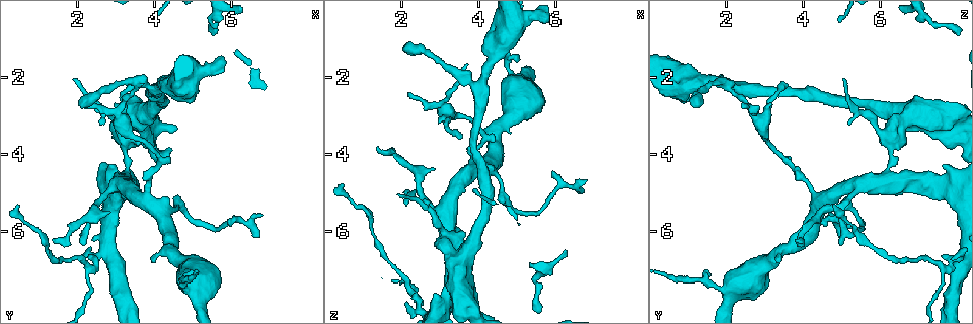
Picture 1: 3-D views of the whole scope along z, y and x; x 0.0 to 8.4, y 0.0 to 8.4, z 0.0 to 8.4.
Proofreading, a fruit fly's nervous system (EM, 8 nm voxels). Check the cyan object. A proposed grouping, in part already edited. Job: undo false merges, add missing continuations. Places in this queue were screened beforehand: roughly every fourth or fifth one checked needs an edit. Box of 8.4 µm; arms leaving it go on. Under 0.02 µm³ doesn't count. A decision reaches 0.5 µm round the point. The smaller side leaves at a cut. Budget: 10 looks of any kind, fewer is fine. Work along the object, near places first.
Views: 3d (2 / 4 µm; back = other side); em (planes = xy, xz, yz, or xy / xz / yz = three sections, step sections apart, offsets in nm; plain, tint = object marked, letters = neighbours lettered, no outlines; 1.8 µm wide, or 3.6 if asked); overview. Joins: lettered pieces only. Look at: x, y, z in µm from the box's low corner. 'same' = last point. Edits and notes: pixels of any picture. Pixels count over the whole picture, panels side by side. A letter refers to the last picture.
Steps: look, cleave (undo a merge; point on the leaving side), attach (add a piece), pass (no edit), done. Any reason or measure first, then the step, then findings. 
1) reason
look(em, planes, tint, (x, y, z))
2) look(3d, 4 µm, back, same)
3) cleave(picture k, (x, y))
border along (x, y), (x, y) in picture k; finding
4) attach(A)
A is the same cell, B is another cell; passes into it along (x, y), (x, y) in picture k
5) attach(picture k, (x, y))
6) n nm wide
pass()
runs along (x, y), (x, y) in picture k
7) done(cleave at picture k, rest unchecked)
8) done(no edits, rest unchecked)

an open end
look(3d, 4 µm, (1.40, 6.25, 3.80))

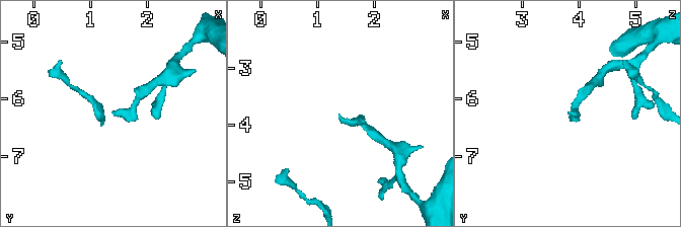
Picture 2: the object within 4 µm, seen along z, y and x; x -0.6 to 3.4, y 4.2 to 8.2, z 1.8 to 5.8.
look(em, 3.6 µm, planes, letters, (1.35, 6.20, 3.90))

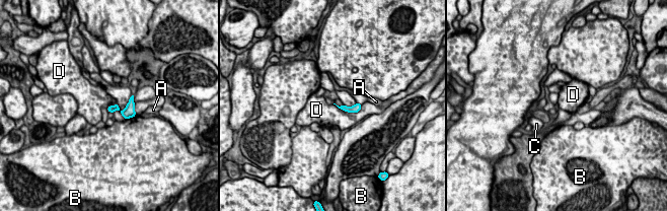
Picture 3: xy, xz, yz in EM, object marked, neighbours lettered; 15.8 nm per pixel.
pass()
A, B, C and D are other cells; border along (334, 103), (348, 112), (362, 106) in picture 3; no lettered piece goes on from it

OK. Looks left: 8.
sudden change in width
look(em, planes, letters, (2.35, 6.95, 7.70))

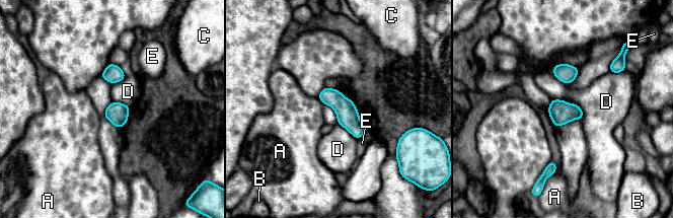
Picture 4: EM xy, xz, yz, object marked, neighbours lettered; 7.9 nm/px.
170 nm wide
pass()
A, B, C, D and E are other cells; border along (338, 123), (357, 139) in picture 4; all the same cell

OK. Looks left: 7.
abrupt turn
look(em, 3.6 µm, planes, letters, (6.10, 5.75, 4.80))

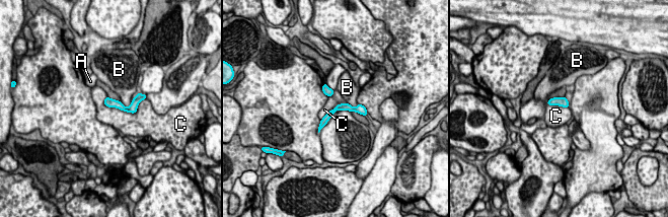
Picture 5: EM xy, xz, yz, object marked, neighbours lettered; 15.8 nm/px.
pass()
A, B and C are other cells; continuous, no second cell

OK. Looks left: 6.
free end
look(em, 3.6 µm, planes, letters, (2.05, 2.75, 1.25))

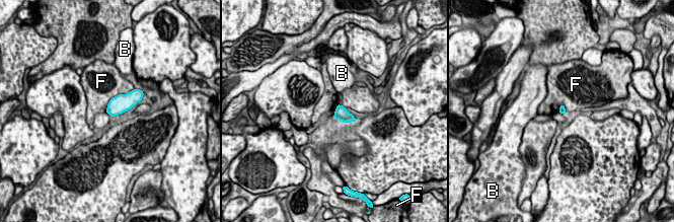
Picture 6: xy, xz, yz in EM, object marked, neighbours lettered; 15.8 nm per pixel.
F touches over 600 nm
pass()
B and F are other cells; border along (134, 89), (115, 95), (105, 110) in picture 6; none of them fits

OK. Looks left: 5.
done(no edits, rest unchecked)

